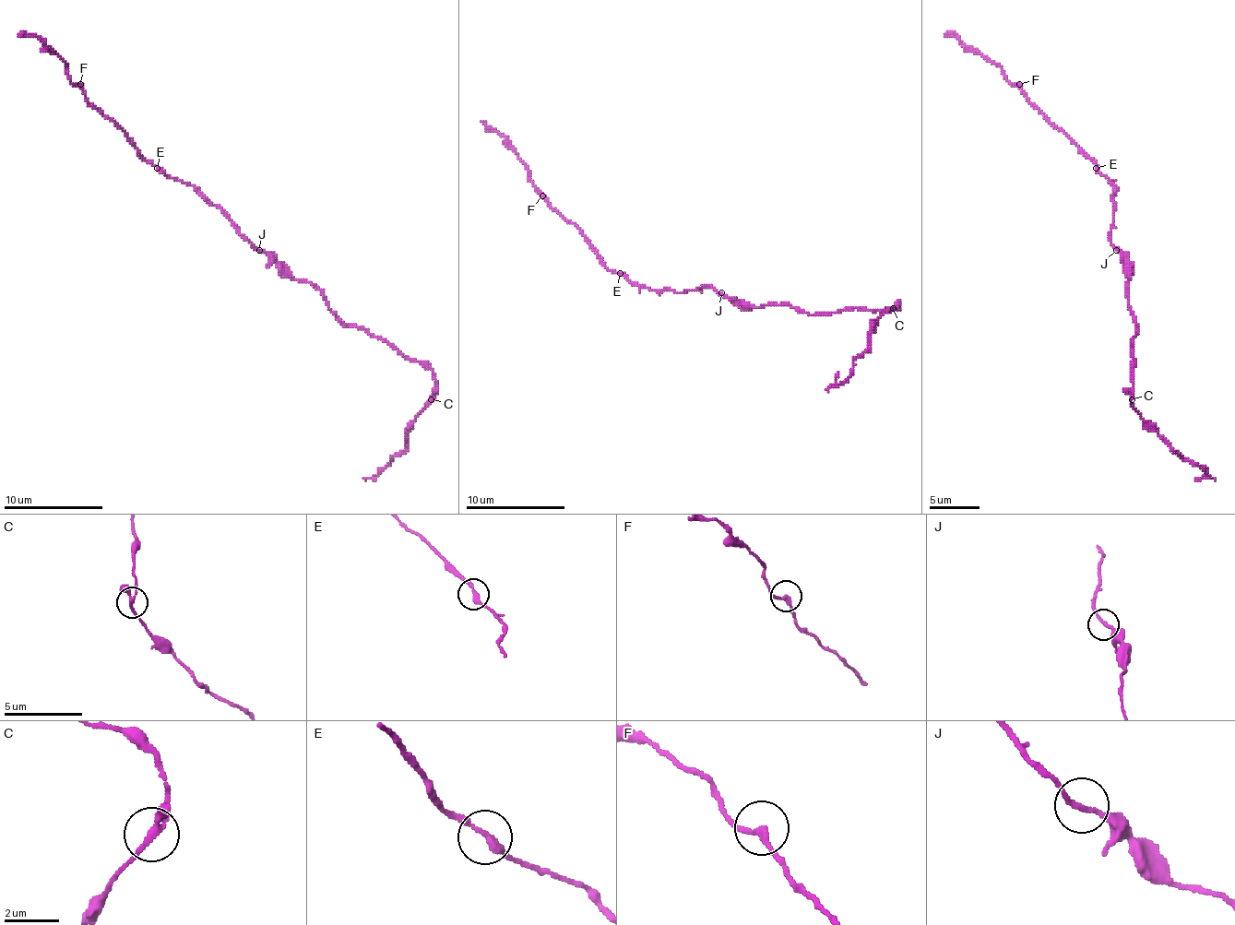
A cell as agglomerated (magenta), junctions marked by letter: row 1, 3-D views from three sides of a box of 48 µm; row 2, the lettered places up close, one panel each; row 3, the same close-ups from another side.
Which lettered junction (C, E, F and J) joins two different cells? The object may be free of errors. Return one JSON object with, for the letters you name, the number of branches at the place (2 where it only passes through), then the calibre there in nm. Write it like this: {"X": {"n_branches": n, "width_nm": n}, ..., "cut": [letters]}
{"cut": []}

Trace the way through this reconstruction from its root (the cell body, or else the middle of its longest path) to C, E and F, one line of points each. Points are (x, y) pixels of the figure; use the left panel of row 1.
C: (259, 250), (296, 279), (311, 282), (346, 324), (422, 361), (435, 381), (430, 398)
E: (259, 250), (239, 232), (236, 225), (219, 207), (212, 205), (192, 185), (167, 178), (157, 168)
F: (259, 250), (192, 185), (167, 178), (148, 163), (135, 143), (88, 100), (80, 84)

